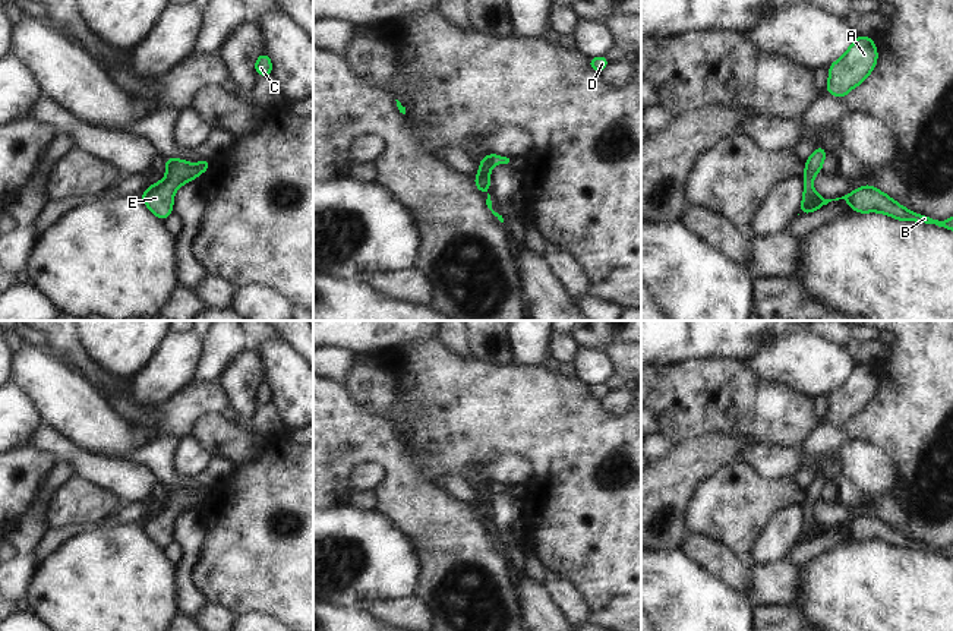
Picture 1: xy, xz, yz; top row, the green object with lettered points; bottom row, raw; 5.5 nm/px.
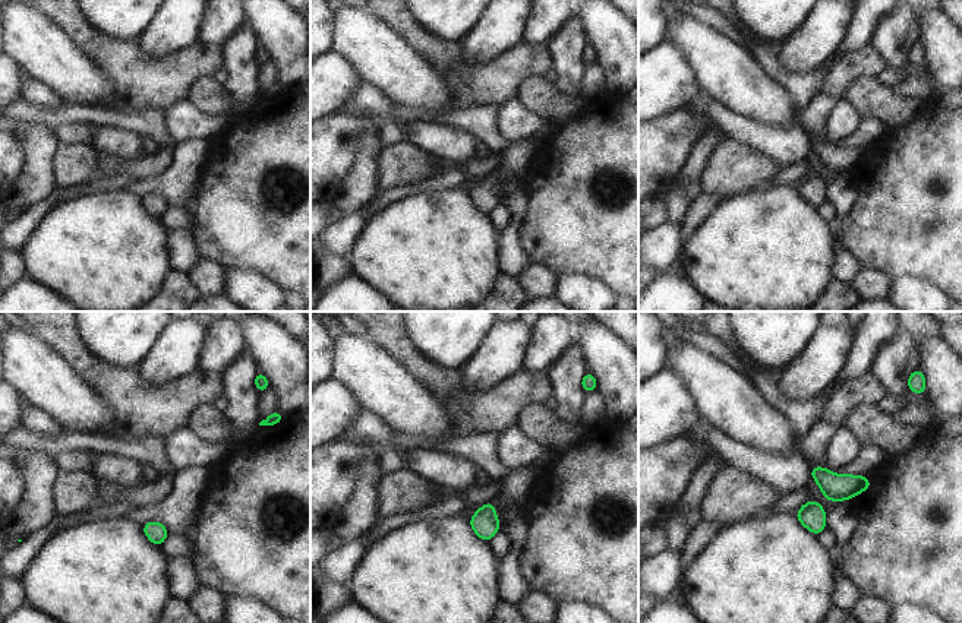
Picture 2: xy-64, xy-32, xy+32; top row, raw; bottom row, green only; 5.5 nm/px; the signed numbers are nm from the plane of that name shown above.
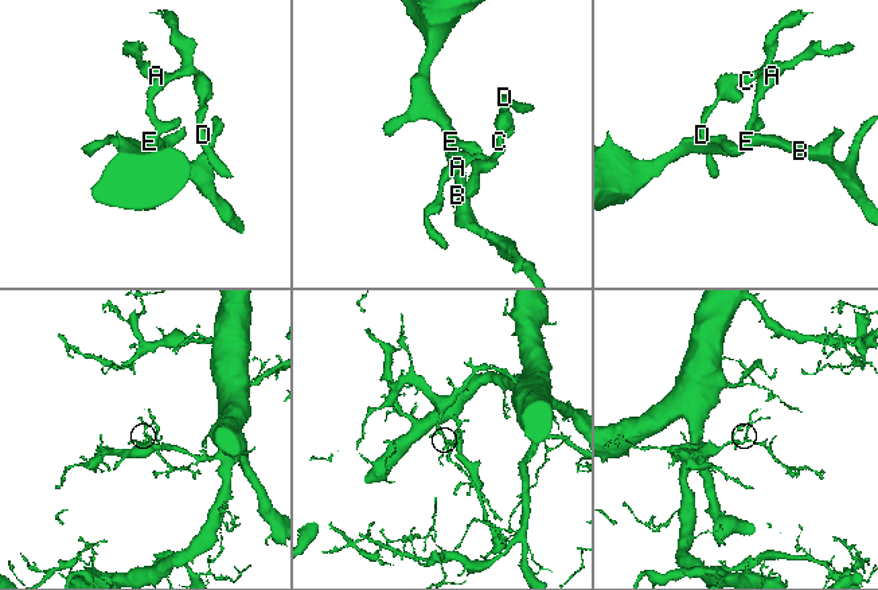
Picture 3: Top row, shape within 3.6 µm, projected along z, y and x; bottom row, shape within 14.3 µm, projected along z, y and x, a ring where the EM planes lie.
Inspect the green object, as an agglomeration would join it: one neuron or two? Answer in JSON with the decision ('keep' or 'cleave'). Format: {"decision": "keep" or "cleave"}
{"decision": "keep"}

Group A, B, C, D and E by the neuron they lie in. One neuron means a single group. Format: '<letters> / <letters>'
A B C D E

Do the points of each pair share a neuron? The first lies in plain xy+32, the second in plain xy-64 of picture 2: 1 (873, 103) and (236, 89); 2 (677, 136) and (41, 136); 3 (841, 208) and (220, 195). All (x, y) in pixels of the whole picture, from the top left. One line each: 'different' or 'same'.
1: different
2: different
3: different

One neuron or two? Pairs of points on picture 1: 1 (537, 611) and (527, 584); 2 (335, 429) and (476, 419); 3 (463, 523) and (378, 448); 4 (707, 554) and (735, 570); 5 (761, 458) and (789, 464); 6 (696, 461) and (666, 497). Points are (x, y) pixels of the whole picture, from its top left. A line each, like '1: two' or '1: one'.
1: one
2: two
3: one
4: one
5: one
6: one

